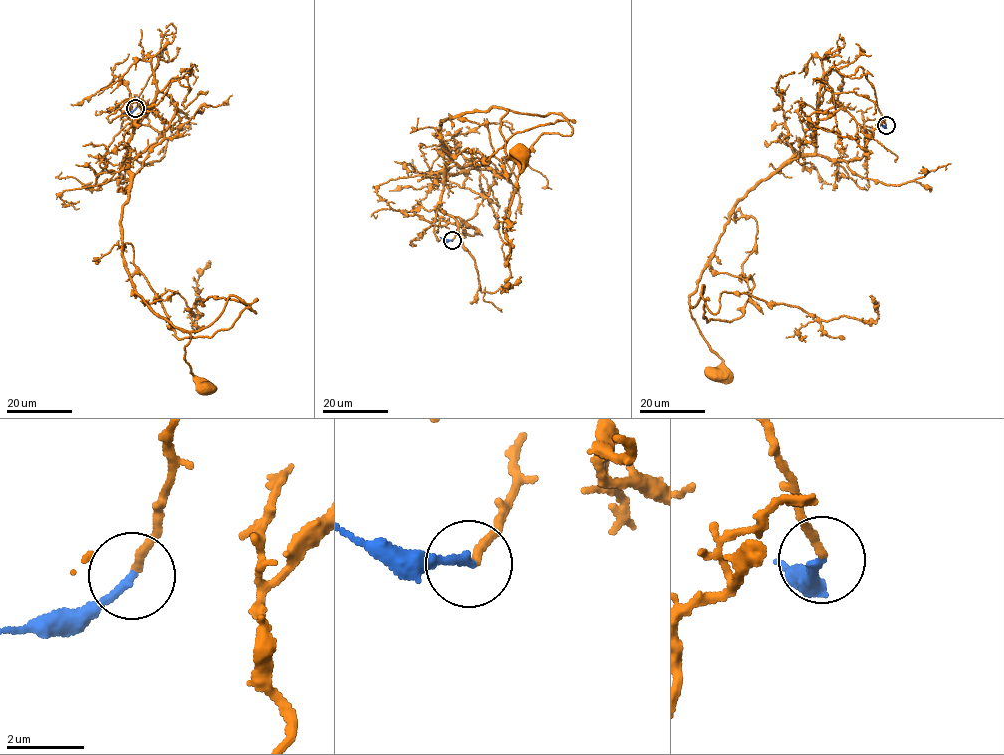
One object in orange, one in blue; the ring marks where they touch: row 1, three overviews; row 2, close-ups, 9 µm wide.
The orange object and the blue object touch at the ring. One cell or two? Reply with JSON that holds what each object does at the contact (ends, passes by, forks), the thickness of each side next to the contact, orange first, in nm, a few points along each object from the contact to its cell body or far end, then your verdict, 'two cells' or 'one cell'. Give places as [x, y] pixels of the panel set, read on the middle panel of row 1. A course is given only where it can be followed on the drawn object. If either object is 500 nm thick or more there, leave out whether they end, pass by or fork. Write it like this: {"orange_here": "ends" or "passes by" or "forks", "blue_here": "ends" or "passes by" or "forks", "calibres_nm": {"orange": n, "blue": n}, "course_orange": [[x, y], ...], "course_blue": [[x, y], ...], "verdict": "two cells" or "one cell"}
{"orange_here": "ends", "blue_here": "ends", "calibres_nm": {"orange": 220, "blue": 240}, "course_orange": [[452, 240], [489, 192], [477, 165], [445, 183], [448, 146], [440, 123], [504, 108], [506, 156], [519, 152]], "course_blue": [[452, 240], [439, 236]], "verdict": "one cell"}

